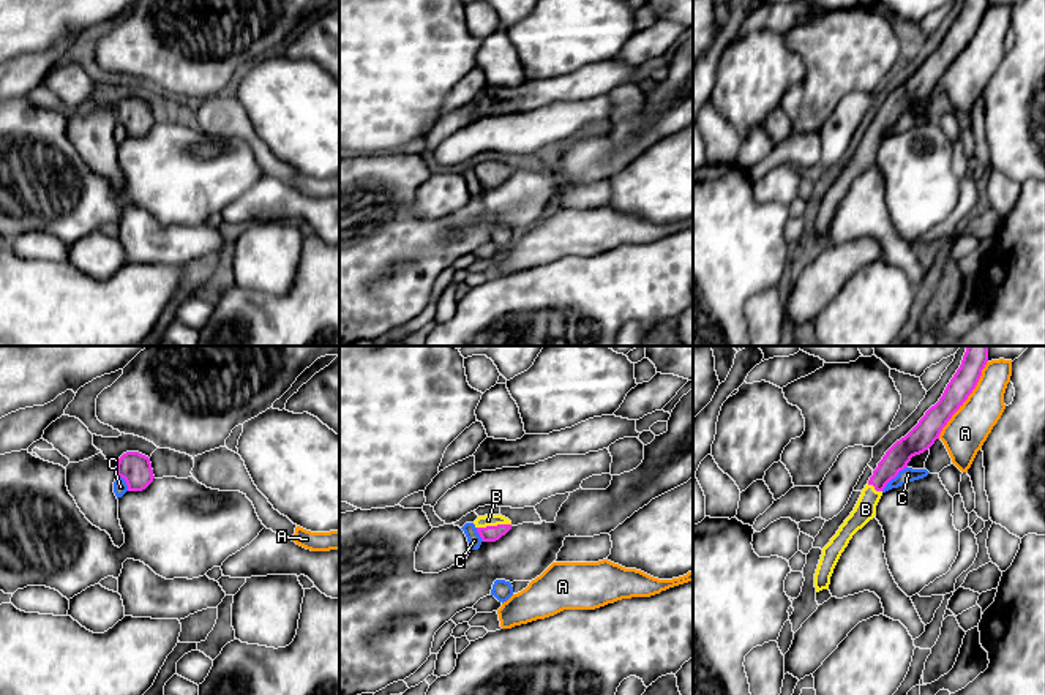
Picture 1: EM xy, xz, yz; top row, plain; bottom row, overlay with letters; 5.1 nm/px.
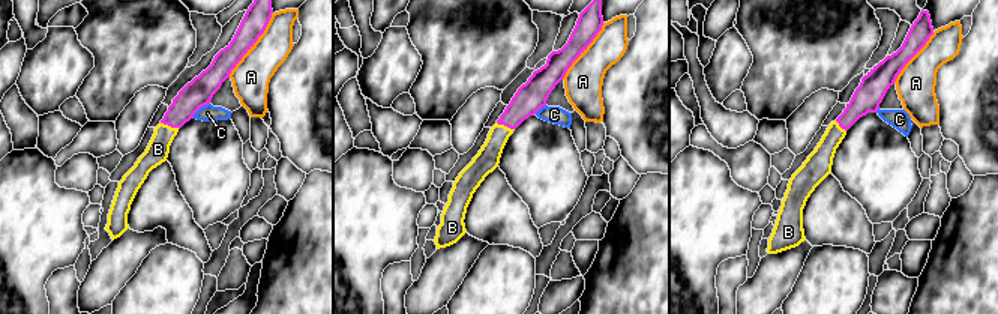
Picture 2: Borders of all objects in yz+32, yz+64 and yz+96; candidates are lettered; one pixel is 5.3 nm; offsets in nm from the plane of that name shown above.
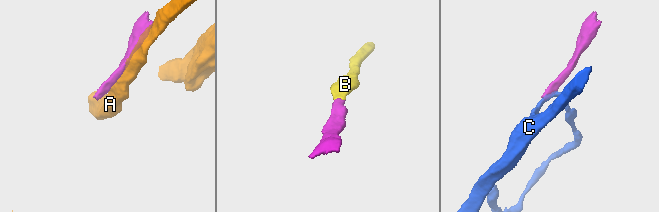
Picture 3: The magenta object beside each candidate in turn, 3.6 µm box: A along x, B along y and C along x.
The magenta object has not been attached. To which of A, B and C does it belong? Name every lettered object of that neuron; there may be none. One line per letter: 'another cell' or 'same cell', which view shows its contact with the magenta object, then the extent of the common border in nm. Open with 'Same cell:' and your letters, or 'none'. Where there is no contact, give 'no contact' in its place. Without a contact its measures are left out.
Same cell: B
A: another cell; meets magenta in yz; contact 480 nm long
B: same cell; meets magenta in xz; contact 180 nm long
C: another cell; meets magenta in yz; contact 180 nm long

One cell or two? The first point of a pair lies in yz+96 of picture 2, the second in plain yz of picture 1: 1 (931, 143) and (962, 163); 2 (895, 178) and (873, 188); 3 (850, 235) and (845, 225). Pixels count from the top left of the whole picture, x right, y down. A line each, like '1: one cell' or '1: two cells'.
1: two cells
2: two cells
3: one cell

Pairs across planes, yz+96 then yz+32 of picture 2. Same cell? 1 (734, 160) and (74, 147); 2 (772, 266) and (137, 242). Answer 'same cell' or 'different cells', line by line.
1: different cells
2: same cell

